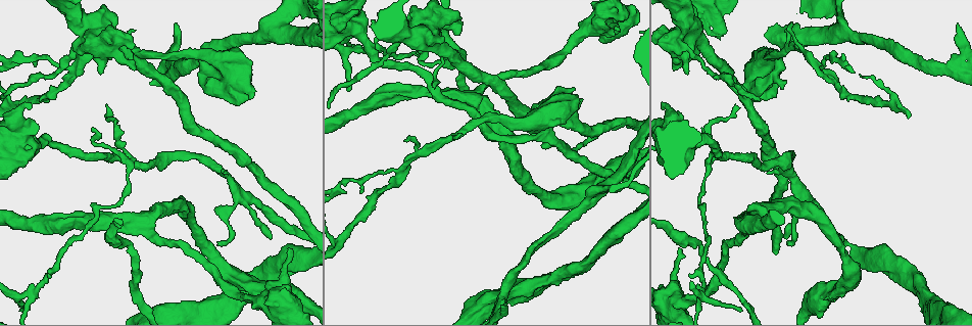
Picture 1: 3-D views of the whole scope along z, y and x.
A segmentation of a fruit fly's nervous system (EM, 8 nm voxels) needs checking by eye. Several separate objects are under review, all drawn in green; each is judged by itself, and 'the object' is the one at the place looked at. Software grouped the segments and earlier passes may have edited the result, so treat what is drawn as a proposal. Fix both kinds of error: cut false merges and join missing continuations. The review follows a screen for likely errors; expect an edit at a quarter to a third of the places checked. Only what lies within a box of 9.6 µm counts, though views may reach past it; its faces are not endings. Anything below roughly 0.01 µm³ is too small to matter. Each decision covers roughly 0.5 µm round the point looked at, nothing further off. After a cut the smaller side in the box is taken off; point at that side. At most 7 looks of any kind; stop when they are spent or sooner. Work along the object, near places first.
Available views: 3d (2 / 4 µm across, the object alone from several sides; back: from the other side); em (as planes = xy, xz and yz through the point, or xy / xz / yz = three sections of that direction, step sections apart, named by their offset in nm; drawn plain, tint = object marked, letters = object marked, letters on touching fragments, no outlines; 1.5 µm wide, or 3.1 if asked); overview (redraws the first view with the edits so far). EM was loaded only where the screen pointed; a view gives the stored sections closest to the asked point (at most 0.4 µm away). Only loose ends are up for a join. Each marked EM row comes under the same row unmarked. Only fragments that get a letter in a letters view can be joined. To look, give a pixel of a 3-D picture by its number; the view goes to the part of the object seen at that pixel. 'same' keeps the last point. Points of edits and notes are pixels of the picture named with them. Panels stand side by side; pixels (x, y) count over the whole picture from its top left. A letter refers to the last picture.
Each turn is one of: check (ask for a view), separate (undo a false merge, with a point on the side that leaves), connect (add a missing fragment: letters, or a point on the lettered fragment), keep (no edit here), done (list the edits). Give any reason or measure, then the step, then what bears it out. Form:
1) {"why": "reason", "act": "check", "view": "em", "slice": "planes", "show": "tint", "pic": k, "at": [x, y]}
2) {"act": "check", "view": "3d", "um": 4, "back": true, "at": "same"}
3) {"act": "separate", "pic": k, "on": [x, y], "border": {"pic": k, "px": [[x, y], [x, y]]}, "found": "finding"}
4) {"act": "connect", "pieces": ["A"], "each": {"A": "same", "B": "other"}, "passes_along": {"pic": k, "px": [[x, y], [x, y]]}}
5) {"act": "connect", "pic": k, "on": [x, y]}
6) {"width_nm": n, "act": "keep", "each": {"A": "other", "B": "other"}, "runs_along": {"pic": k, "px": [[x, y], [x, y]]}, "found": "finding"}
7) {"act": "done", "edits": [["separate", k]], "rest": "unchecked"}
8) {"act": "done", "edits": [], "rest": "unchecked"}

{"why": "an open end", "act": "check", "view": "em", "slice": "planes", "show": "letters", "pic": 1, "at": [792, 25]}

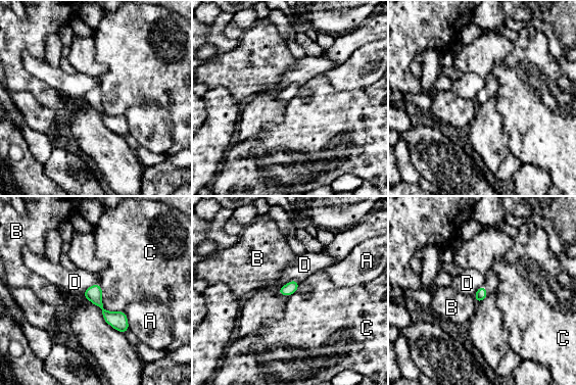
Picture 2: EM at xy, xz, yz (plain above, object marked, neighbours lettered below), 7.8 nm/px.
{"act": "keep", "each": {"A": "other", "B": "other", "C": "other", "D": "other"}, "runs_along": {"pic": 2, "px": [[87, 292], [112, 319], [126, 327]]}, "found": "no lettered fragment goes on from it"}

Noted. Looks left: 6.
{"why": "tapers out", "act": "check", "view": "em", "slice": "planes", "show": "letters", "pic": 1, "at": [106, 104]}

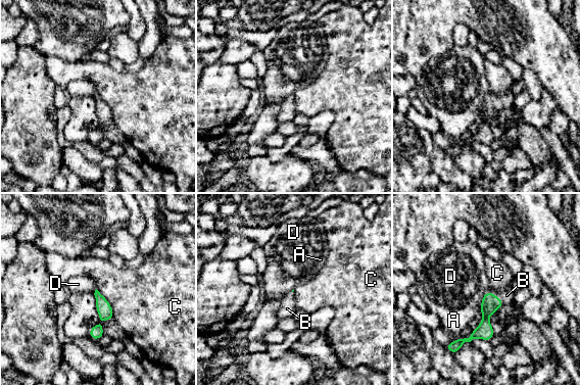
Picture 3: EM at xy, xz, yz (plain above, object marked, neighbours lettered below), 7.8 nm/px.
{"act": "connect", "pieces": ["B"], "each": {"A": "other", "B": "same", "C": "other", "D": "other"}, "passes_along": {"pic": 3, "px": [[490, 303], [496, 296], [506, 295]]}, "found": "it goes on there"}

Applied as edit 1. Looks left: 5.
{"why": "redraw", "act": "check", "view": "overview"}

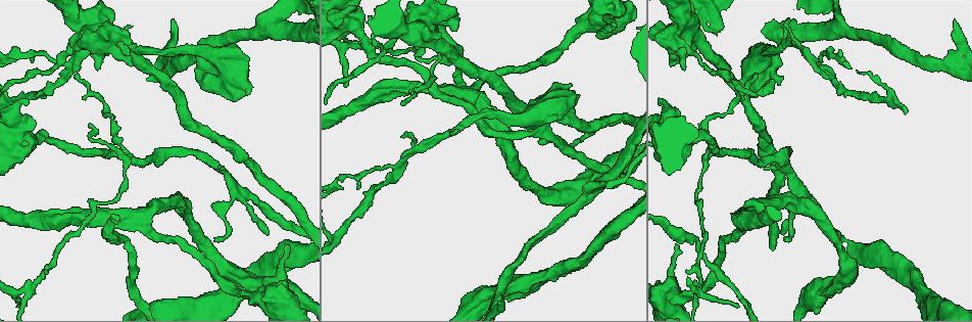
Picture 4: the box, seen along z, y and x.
{"act": "check", "view": "3d", "um": 4, "pic": 4, "at": [32, 61]}

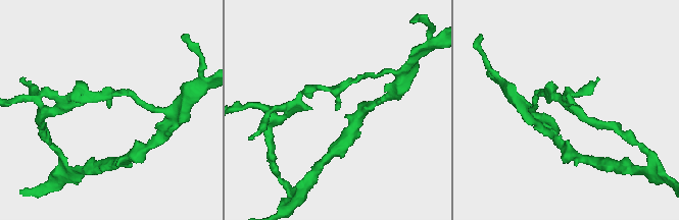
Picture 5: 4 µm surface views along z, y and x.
{"act": "check", "view": "em", "slice": "yz", "step": 4, "show": "tint", "pic": 5, "at": [337, 110]}

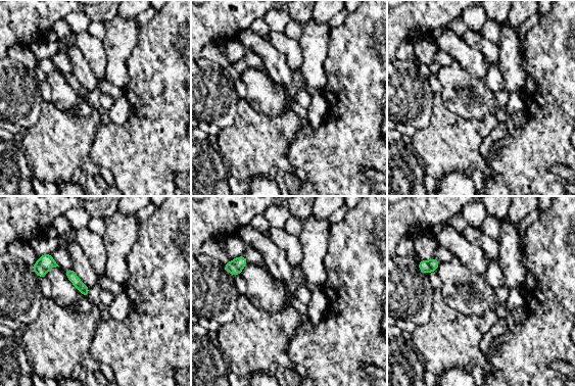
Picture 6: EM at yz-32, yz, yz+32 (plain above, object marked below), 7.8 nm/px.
{"act": "check", "view": "em", "slice": "planes", "show": "letters", "at": "same"}

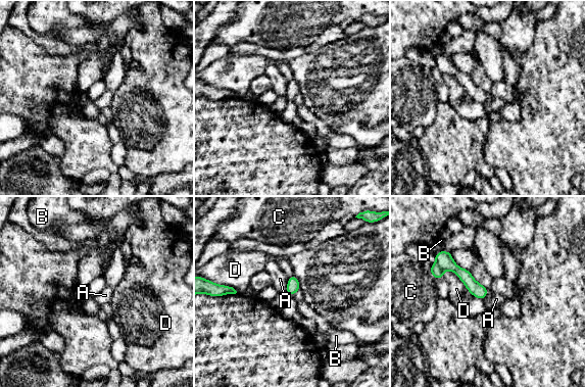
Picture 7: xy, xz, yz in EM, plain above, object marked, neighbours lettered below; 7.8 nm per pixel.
{"act": "keep", "each": {"A": "other", "B": "other", "C": "other", "D": "other"}, "runs_along": {"pic": 7, "px": [[438, 255], [453, 267], [482, 296]]}, "found": "none of them fits"}

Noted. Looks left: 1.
{"act": "done", "edits": [["connect", 3]], "rest": "unchecked"}

